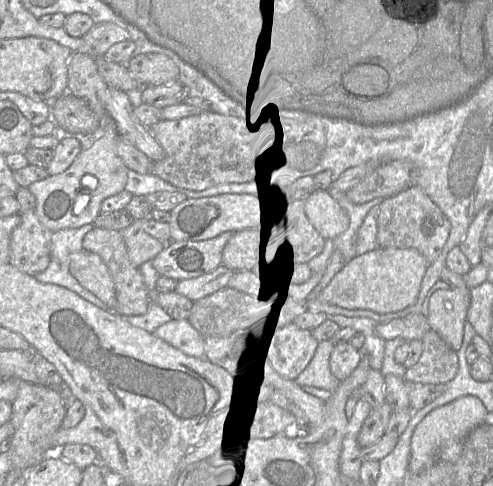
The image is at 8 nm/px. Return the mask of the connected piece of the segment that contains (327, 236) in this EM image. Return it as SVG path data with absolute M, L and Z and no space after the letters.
M316 189L306 198L307 215L325 240L333 241L349 227L349 217L329 191Z

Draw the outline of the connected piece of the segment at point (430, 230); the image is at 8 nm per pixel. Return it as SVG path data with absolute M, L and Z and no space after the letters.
M413 185L394 196L385 198L378 207L377 243L379 248L415 249L423 255L427 266L436 260L447 242L451 224L440 208L419 186Z

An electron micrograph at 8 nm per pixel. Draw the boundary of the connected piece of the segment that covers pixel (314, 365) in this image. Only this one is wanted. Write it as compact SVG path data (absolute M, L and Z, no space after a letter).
M330 340L318 343L315 354L305 370L294 380L300 387L311 386L333 392L340 381L330 370L330 355L334 344Z

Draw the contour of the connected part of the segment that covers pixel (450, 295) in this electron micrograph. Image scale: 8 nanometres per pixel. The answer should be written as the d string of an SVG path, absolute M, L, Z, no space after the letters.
M439 289L433 293L428 305L427 320L434 330L457 352L462 345L470 297L458 289Z

